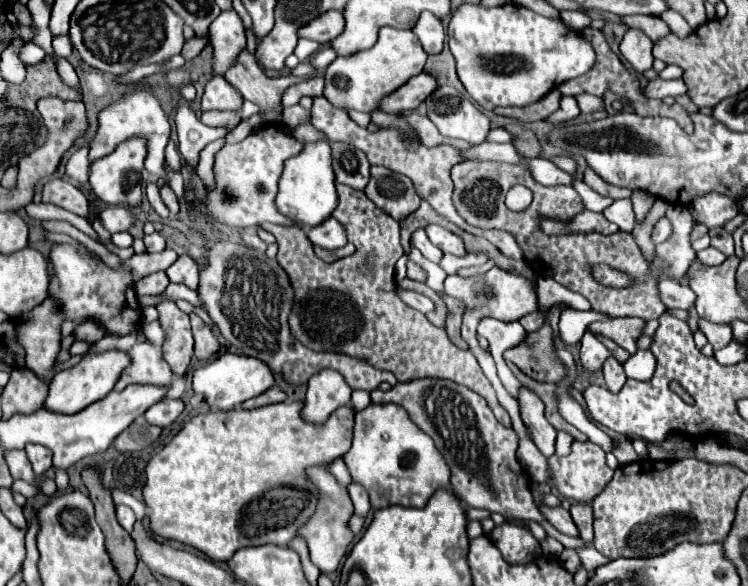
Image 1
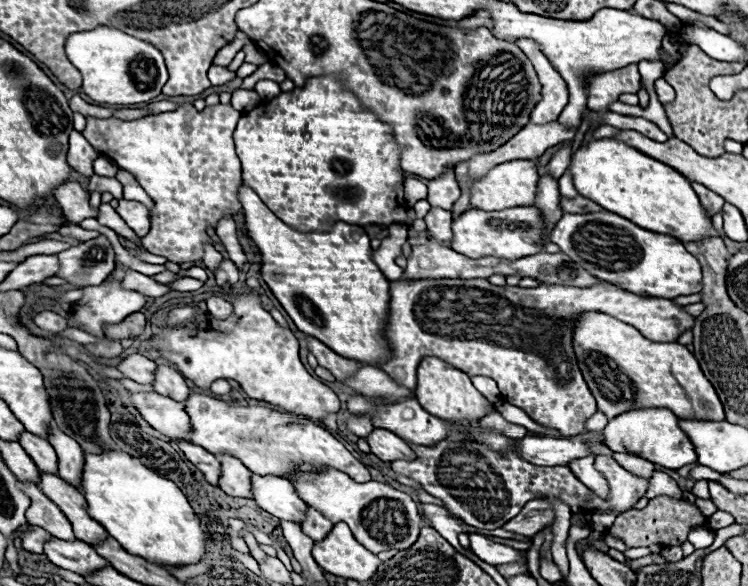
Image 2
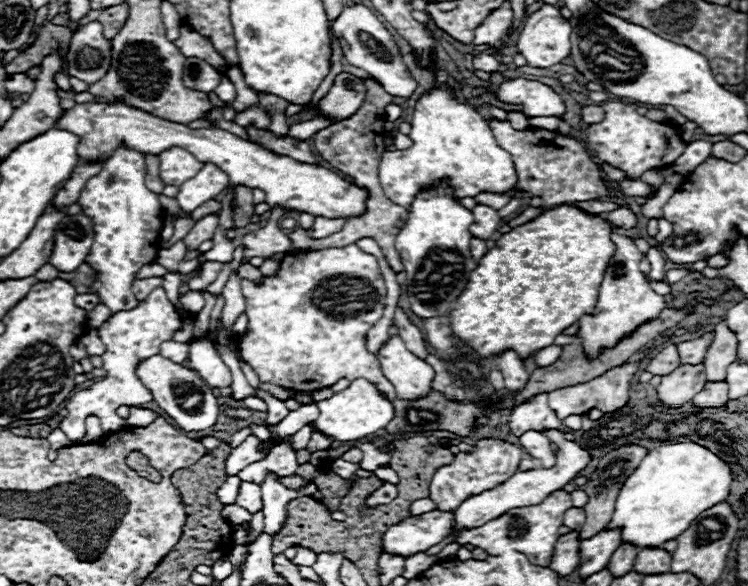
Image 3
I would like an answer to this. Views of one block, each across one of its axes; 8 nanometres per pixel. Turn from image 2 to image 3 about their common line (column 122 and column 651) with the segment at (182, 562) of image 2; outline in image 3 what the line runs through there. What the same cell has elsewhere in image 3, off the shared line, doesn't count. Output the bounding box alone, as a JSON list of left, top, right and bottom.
[608,442,732,548]

